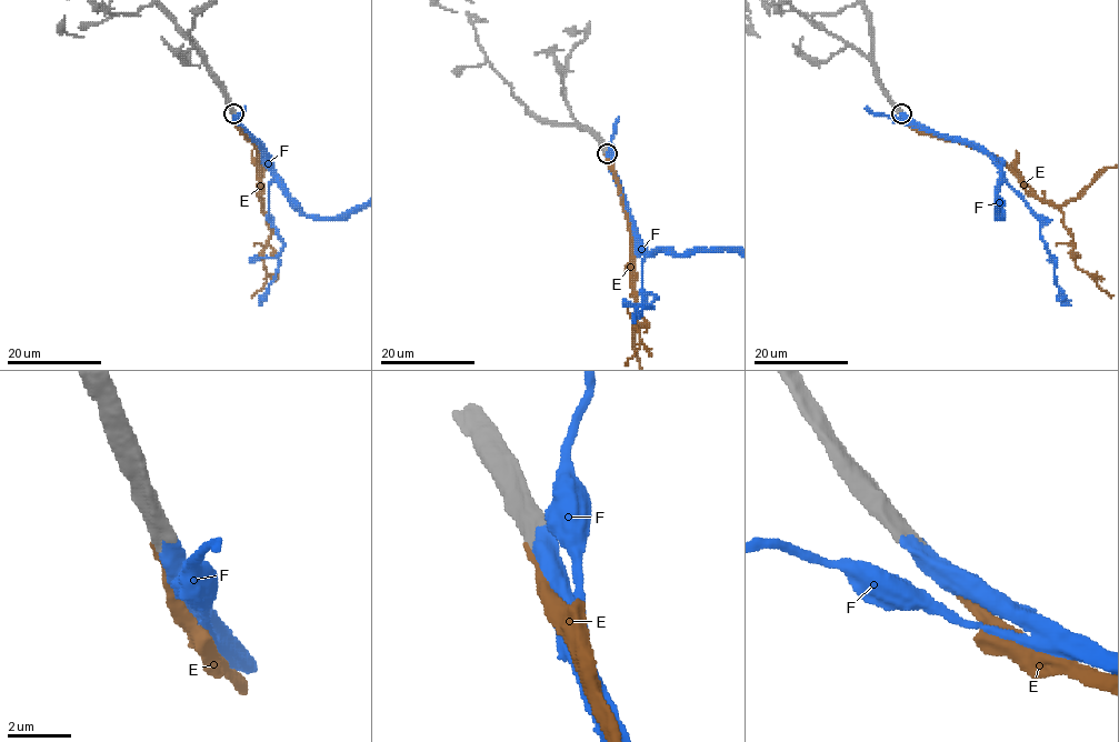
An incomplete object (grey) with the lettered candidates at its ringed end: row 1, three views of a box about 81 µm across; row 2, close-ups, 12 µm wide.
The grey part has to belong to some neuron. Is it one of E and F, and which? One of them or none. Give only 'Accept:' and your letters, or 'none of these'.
Accept: F

